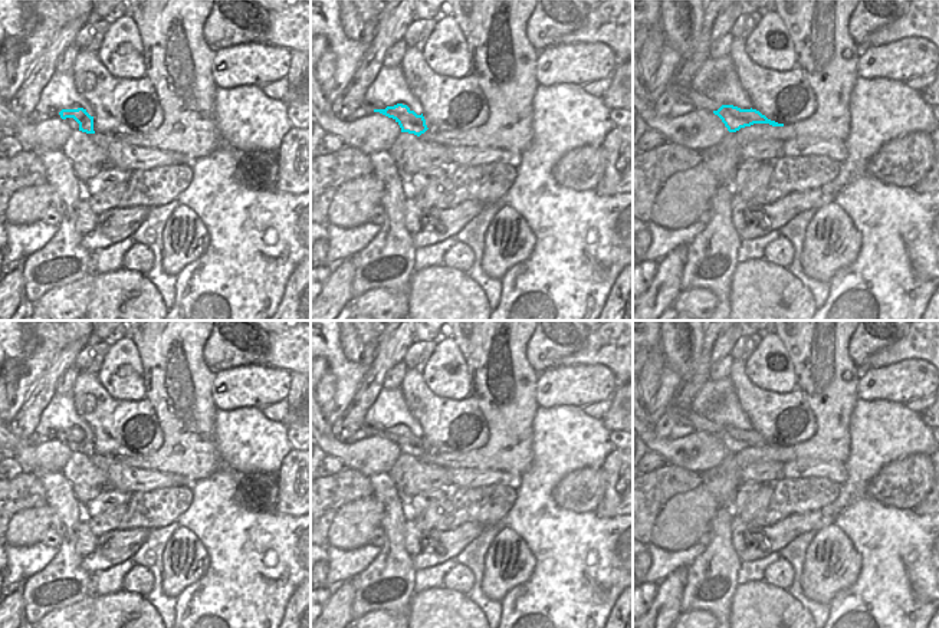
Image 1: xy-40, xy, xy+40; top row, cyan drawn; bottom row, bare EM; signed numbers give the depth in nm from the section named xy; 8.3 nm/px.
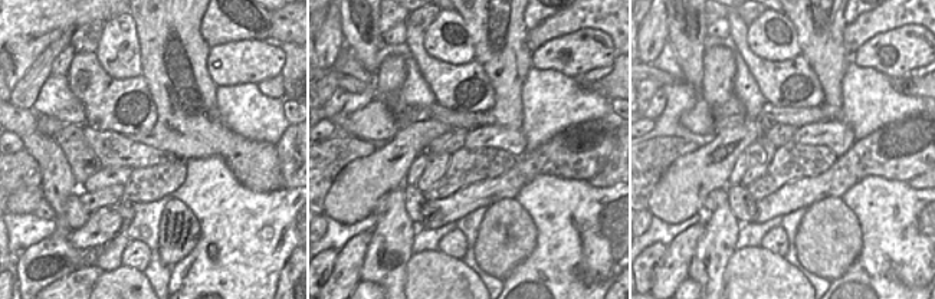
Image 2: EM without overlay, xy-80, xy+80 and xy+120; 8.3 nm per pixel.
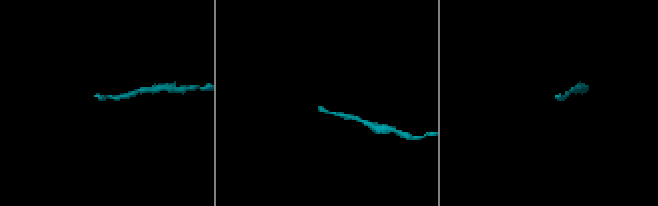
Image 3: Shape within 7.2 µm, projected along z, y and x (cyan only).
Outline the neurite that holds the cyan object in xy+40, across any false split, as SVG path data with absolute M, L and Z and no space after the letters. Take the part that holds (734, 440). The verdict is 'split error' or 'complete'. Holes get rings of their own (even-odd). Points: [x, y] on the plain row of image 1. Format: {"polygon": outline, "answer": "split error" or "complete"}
{"polygon": "M674 405L674 418L682 425L690 425L695 431L706 431L718 437L729 454L736 454L741 450L751 448L754 445L769 445L772 448L784 448L775 443L768 441L756 431L741 431L733 427L719 425L710 422L705 417L696 414L692 408L680 408Z", "answer": "split error"}

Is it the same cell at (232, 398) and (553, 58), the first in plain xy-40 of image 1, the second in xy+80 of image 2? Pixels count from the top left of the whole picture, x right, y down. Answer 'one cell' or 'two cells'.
one cell

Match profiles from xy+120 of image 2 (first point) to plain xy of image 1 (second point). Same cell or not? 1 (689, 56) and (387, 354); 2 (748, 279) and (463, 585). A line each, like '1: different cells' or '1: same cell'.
1: different cells
2: different cells

